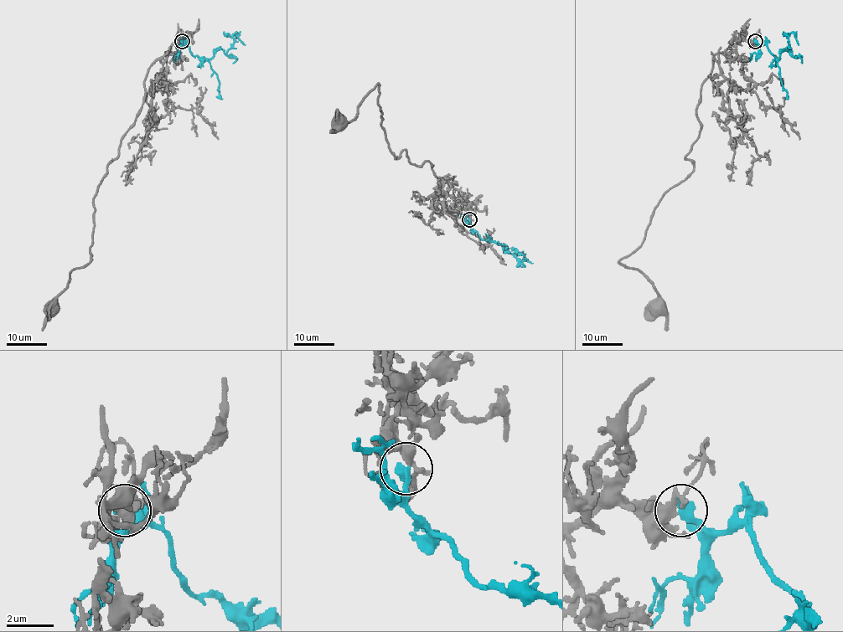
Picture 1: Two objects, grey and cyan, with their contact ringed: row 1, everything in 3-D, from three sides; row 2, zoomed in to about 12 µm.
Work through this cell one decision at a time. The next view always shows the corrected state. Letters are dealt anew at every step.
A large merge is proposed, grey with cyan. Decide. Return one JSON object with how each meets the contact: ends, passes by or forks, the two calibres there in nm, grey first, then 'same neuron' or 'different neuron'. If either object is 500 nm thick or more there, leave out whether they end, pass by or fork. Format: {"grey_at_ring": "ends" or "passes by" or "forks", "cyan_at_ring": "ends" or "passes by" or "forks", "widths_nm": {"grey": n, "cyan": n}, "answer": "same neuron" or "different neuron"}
{"grey_at_ring": "forks", "cyan_at_ring": "ends", "widths_nm": {"grey": 300, "cyan": 480}, "answer": "same neuron"}

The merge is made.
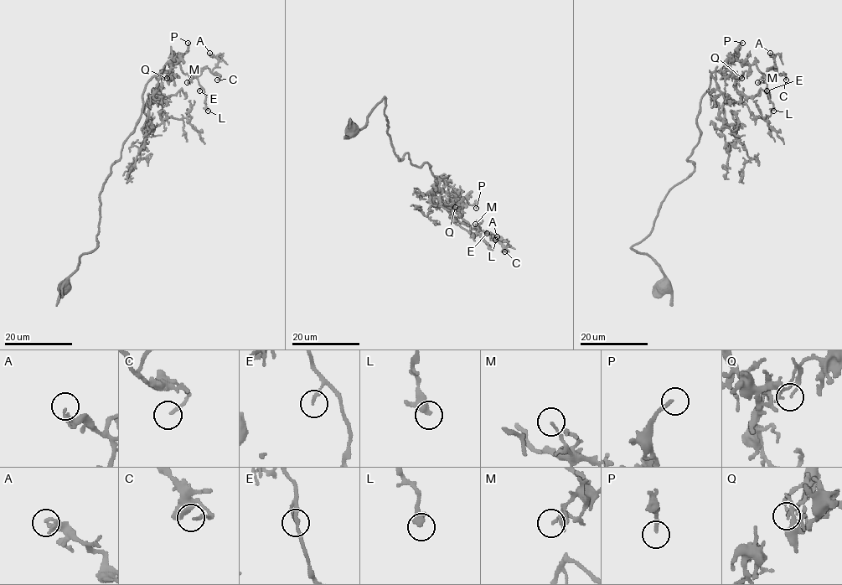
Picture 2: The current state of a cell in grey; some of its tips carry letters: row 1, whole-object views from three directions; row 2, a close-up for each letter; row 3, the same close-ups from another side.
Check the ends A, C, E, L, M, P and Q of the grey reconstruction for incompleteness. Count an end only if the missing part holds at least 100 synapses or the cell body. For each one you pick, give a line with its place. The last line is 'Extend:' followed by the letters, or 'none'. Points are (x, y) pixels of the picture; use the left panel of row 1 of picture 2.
P: (188, 43)
Extend: P

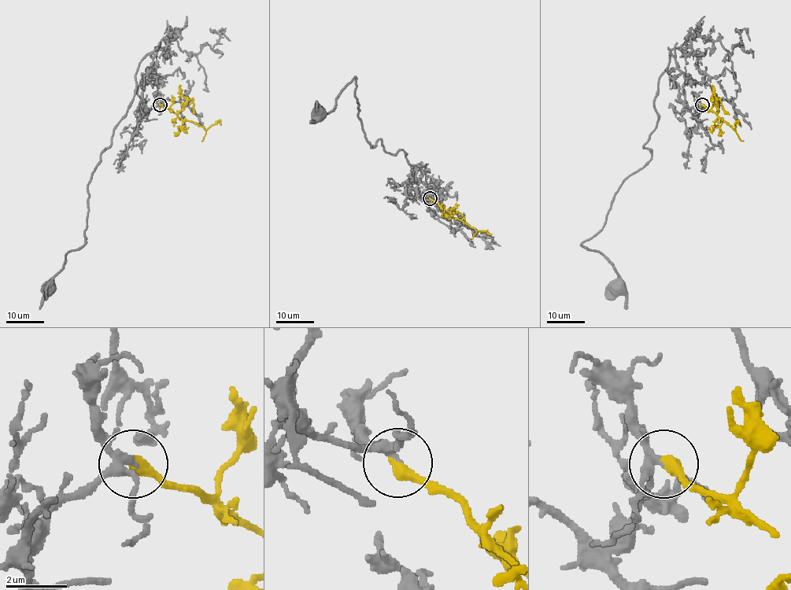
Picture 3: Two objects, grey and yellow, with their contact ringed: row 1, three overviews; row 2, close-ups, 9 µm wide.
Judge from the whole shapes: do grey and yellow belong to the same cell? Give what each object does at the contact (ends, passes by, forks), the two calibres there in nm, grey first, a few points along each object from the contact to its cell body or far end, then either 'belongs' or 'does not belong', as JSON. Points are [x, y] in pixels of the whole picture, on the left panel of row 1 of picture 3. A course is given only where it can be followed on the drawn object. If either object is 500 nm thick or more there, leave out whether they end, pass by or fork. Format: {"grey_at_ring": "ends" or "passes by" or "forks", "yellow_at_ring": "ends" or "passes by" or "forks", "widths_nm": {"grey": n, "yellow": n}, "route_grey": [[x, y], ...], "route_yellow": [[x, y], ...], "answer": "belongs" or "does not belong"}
{"grey_at_ring": "forks", "yellow_at_ring": "ends", "widths_nm": {"grey": 200, "yellow": 420}, "route_grey": [[160, 105], [146, 114], [137, 94], [149, 54], [92, 174], [85, 244], [65, 255], [49, 288]], "route_yellow": [[160, 105], [170, 108], [182, 119], [197, 123], [205, 130], [217, 122], [221, 125]], "answer": "belongs"}

